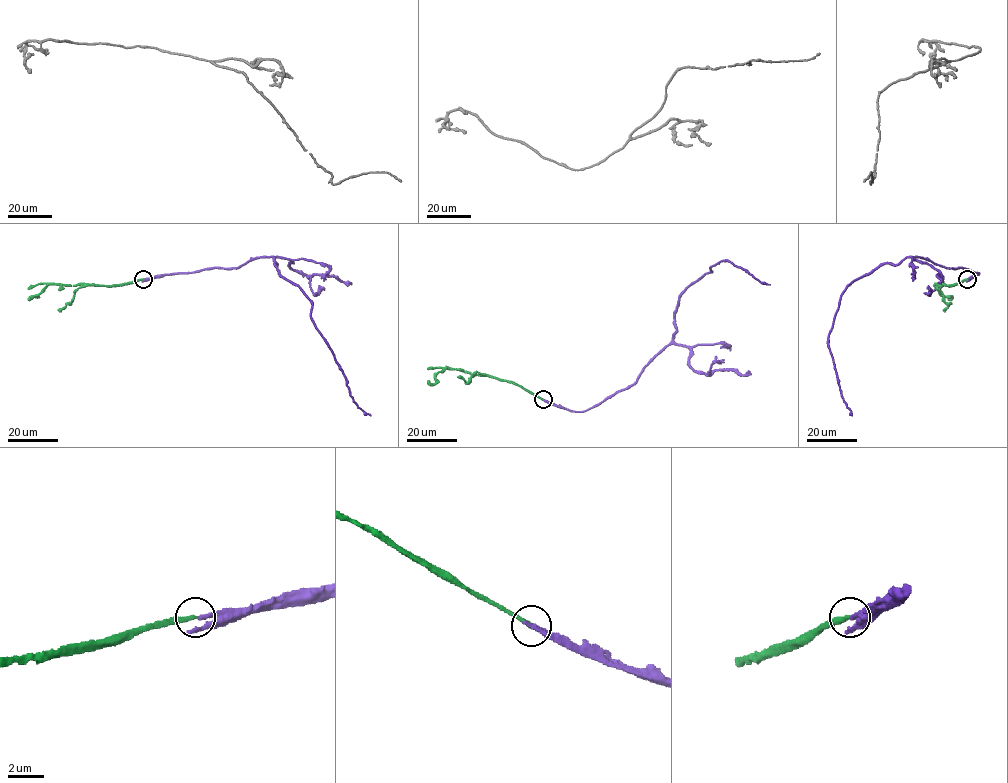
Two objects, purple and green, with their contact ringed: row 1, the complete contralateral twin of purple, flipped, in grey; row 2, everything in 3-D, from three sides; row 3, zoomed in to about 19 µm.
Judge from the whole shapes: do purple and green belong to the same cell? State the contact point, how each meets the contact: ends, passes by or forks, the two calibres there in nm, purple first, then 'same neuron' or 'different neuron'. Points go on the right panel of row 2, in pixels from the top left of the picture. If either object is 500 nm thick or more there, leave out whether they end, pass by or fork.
at (967, 279); purple passes by; green ends there; 180 nm thick on the purple side, 240 nm on the other; different neuron

